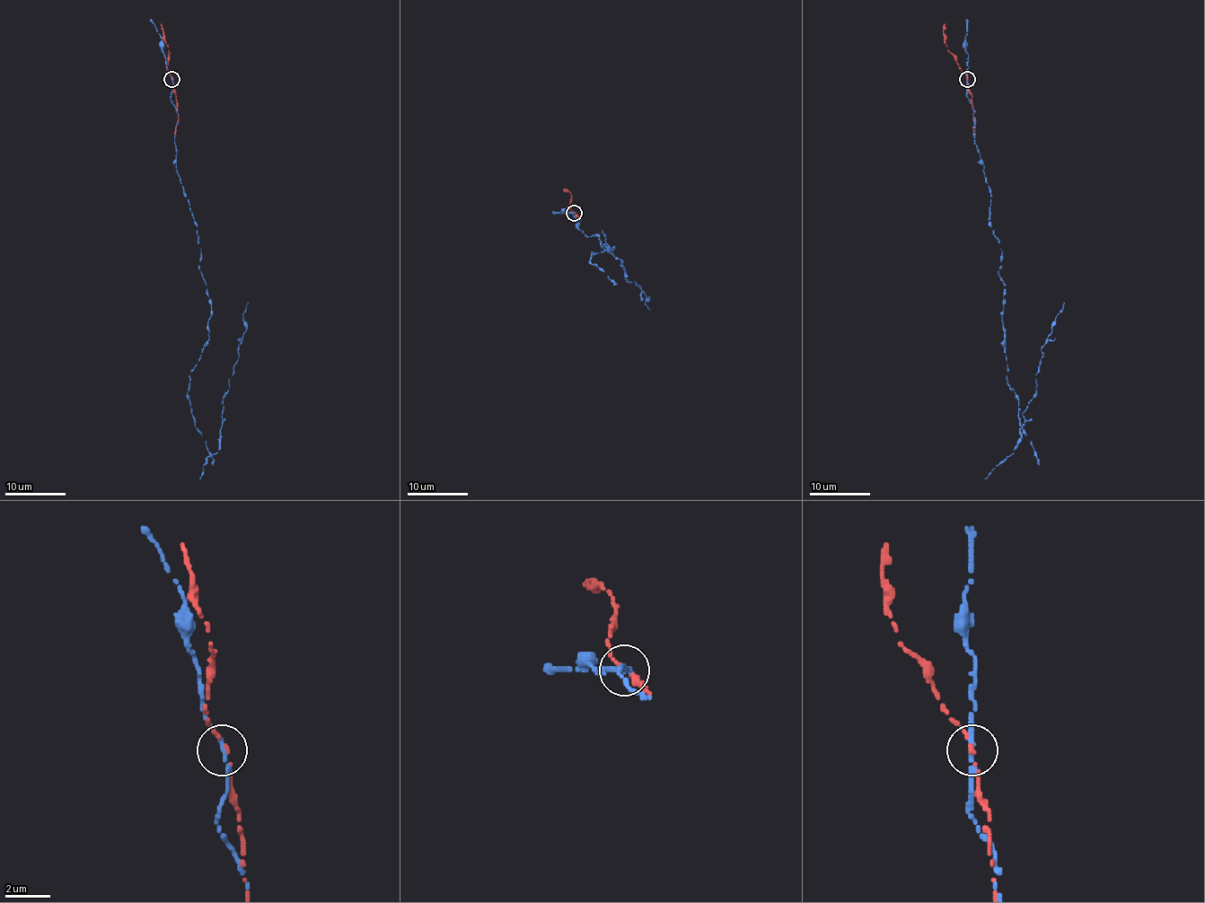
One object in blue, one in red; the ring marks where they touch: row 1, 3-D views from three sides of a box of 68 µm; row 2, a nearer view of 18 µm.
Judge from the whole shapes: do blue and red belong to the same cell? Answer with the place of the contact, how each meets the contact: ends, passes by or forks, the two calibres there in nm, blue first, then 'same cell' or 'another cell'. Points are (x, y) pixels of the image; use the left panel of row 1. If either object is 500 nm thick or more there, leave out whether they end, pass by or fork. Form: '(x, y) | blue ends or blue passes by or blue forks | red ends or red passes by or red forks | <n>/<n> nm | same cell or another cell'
(171, 79) | blue passes by | red passes by | 200/140 nm | another cell

